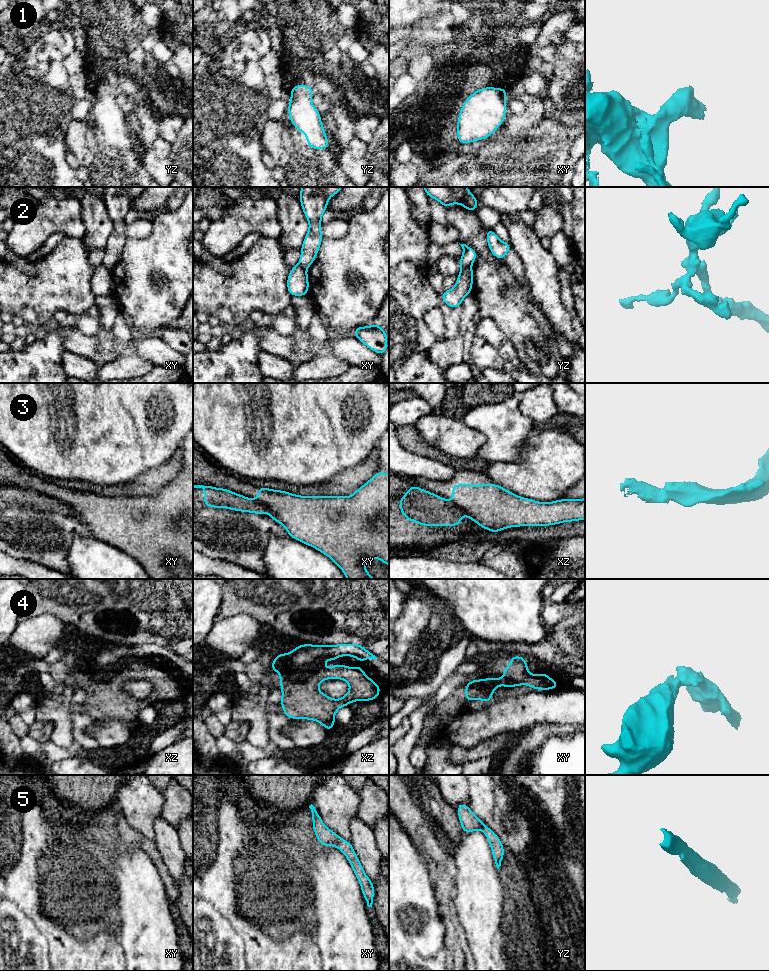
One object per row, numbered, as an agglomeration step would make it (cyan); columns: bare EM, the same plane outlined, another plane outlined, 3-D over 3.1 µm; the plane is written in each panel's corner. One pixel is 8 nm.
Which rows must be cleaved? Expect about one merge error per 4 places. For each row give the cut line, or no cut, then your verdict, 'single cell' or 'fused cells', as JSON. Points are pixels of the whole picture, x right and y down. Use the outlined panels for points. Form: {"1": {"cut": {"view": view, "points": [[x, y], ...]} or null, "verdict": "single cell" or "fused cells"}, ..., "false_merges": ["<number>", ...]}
{"1": {"cut": null, "verdict": "single cell"}, "2": {"cut": {"view": "yz", "points": [[470, 265], [462, 268]]}, "verdict": "fused cells"}, "3": {"cut": {"view": "xz", "points": [[450, 501], [463, 513]]}, "verdict": "fused cells"}, "4": {"cut": {"view": "xz", "points": [[324, 660], [311, 663], [304, 668], [288, 668], [281, 674]]}, "verdict": "fused cells"}, "5": {"cut": null, "verdict": "single cell"}, "false_merges": ["2", "3", "4"]}

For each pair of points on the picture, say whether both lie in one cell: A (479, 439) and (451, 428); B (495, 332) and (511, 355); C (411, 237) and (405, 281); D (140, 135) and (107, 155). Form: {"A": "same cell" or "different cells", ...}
{"A": "same cell", "B": "same cell", "C": "same cell", "D": "same cell"}

